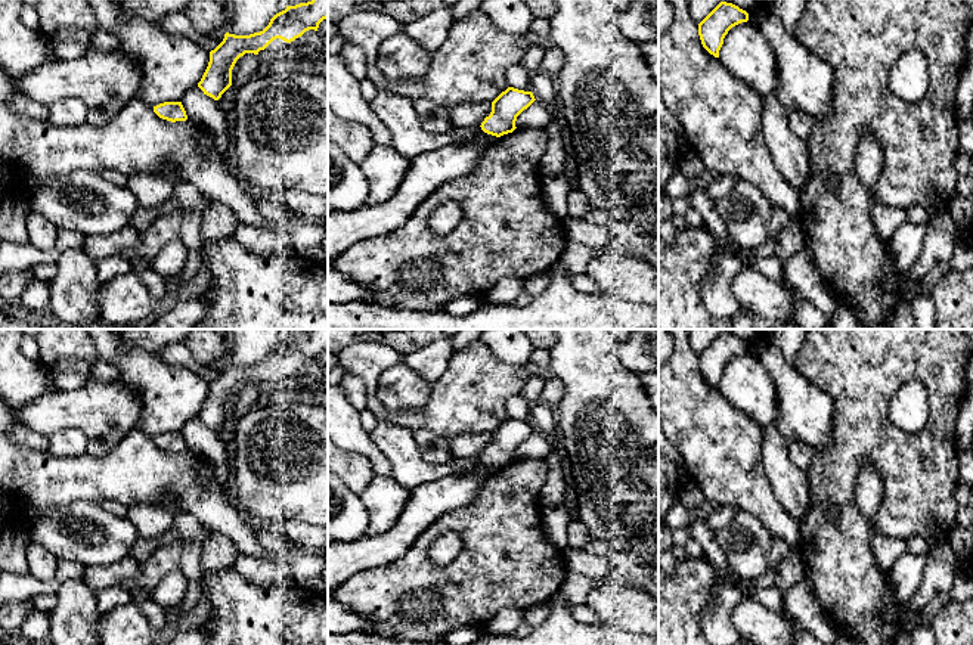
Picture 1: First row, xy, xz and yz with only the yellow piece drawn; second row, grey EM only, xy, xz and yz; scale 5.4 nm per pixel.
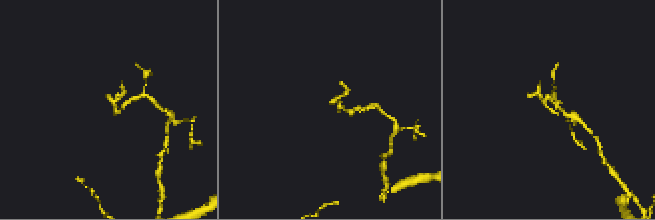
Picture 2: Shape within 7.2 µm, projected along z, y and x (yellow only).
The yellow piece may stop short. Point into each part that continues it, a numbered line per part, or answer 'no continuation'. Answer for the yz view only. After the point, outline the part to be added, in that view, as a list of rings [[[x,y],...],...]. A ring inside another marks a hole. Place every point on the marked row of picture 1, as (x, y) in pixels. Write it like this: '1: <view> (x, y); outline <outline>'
no continuation

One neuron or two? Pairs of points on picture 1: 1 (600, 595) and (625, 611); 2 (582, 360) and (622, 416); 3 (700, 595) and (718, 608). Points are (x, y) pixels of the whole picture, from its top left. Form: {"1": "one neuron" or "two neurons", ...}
{"1": "one neuron", "2": "one neuron", "3": "two neurons"}

